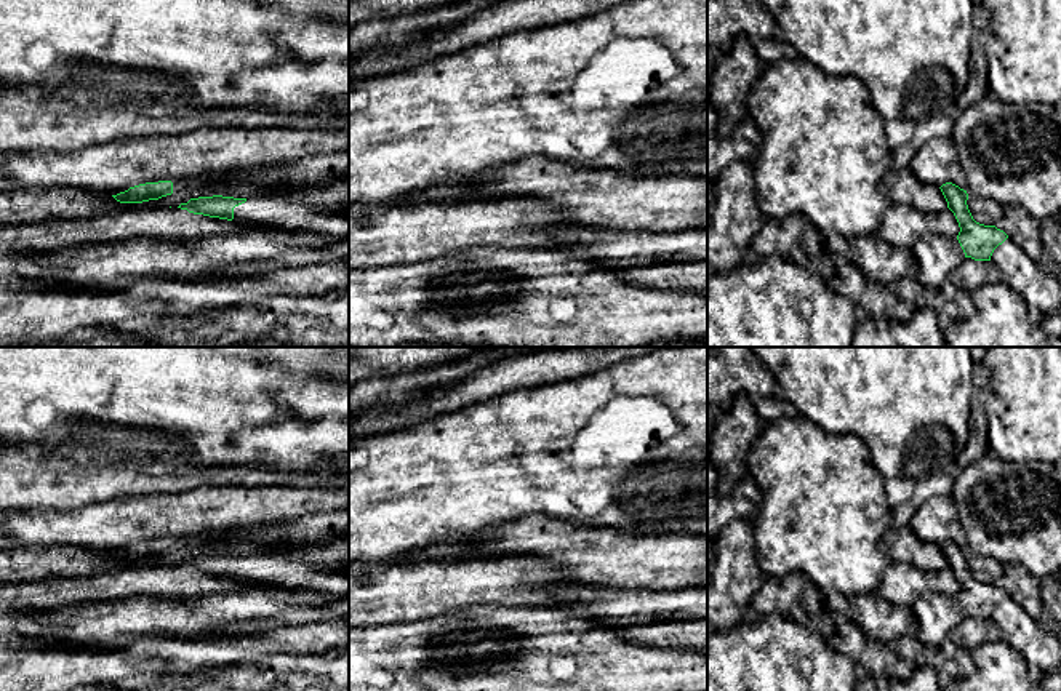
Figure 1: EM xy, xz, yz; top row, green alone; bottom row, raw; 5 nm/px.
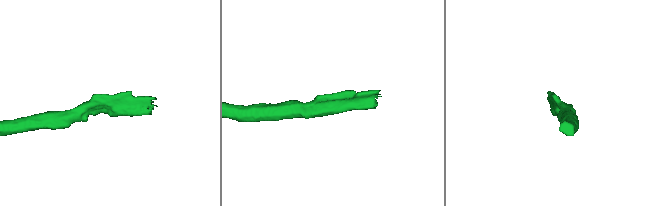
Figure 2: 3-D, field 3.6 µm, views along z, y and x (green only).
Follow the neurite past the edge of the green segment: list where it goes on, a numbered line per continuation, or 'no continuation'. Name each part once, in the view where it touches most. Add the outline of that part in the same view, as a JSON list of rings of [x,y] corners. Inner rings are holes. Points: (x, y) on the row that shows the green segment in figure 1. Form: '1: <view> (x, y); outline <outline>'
1: xy (258, 211); outline [[[278,192],[246,198],[234,208],[234,219],[246,227],[282,229],[278,222]]]

